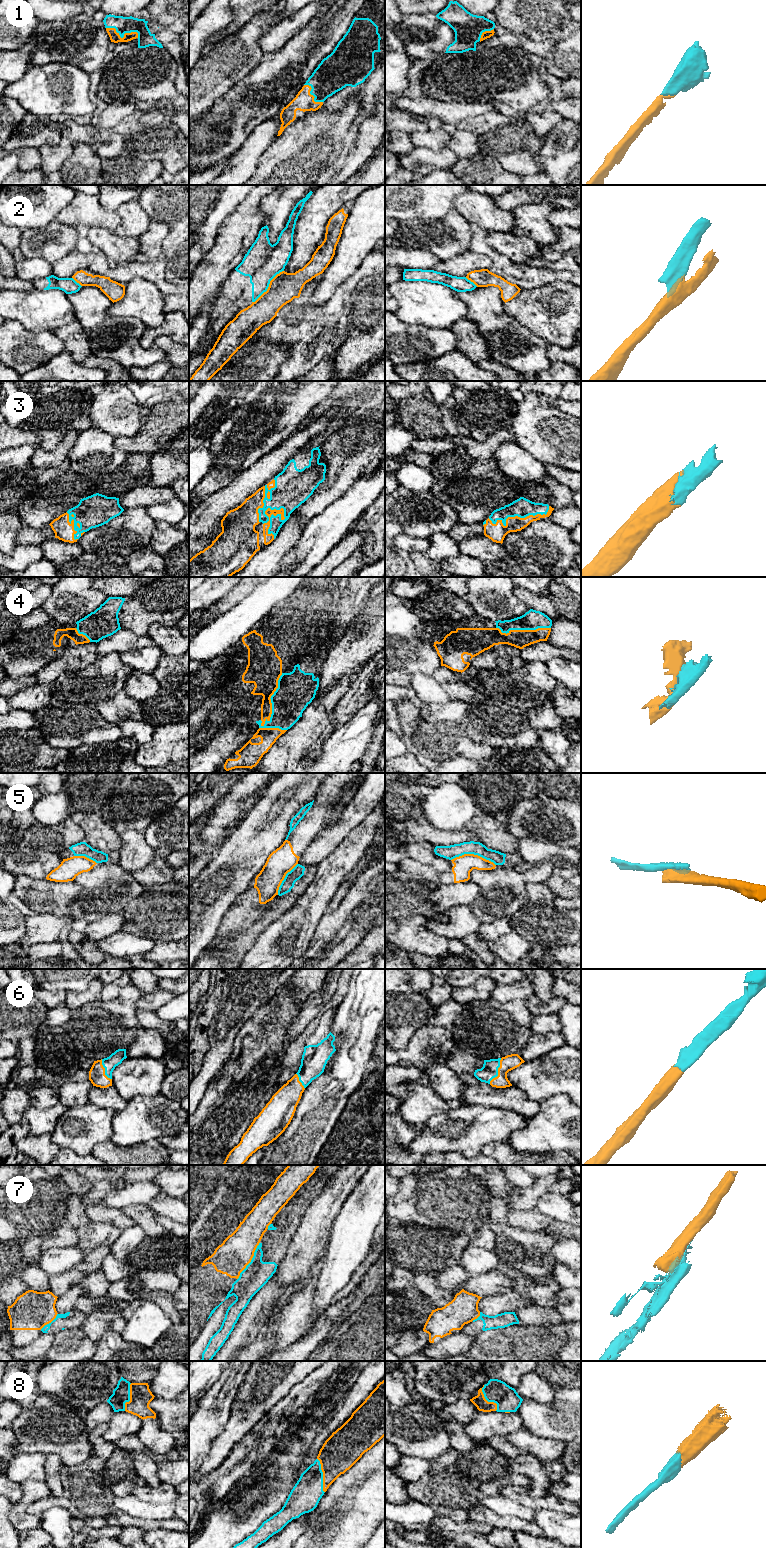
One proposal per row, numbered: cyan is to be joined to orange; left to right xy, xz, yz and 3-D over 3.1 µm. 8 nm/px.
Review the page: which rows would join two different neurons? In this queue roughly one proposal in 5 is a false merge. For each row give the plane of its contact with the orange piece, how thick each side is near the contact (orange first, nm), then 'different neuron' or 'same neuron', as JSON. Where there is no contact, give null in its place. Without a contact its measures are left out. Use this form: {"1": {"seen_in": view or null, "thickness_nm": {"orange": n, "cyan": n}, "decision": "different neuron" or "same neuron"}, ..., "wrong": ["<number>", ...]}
{"1": {"seen_in": "xy", "thickness_nm": {"orange": 80, "cyan": 130}, "decision": "same neuron"}, "2": {"seen_in": "xz", "thickness_nm": {"orange": 240, "cyan": 300}, "decision": "different neuron"}, "3": {"seen_in": "xz", "thickness_nm": {"orange": 80, "cyan": 260}, "decision": "same neuron"}, "4": {"seen_in": "xz", "thickness_nm": {"orange": 240, "cyan": 300}, "decision": "same neuron"}, "5": {"seen_in": "yz", "thickness_nm": {"orange": 160, "cyan": 110}, "decision": "different neuron"}, "6": {"seen_in": "yz", "thickness_nm": {"orange": 120, "cyan": 130}, "decision": "same neuron"}, "7": {"seen_in": "xz", "thickness_nm": {"orange": 280, "cyan": 200}, "decision": "different neuron"}, "8": {"seen_in": "xz", "thickness_nm": {"orange": 300, "cyan": 240}, "decision": "same neuron"}, "wrong": ["2", "5", "7"]}

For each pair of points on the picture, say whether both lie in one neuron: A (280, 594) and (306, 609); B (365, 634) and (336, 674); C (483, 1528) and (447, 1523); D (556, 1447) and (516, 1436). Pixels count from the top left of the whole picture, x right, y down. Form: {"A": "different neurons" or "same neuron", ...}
{"A": "different neurons", "B": "same neuron", "C": "same neuron", "D": "same neuron"}

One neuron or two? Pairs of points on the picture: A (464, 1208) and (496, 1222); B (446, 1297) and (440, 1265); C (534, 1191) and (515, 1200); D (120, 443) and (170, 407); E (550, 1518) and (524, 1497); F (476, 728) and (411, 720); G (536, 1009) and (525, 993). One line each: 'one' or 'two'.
A: two
B: two
C: one
D: one
E: two
F: two
G: two

